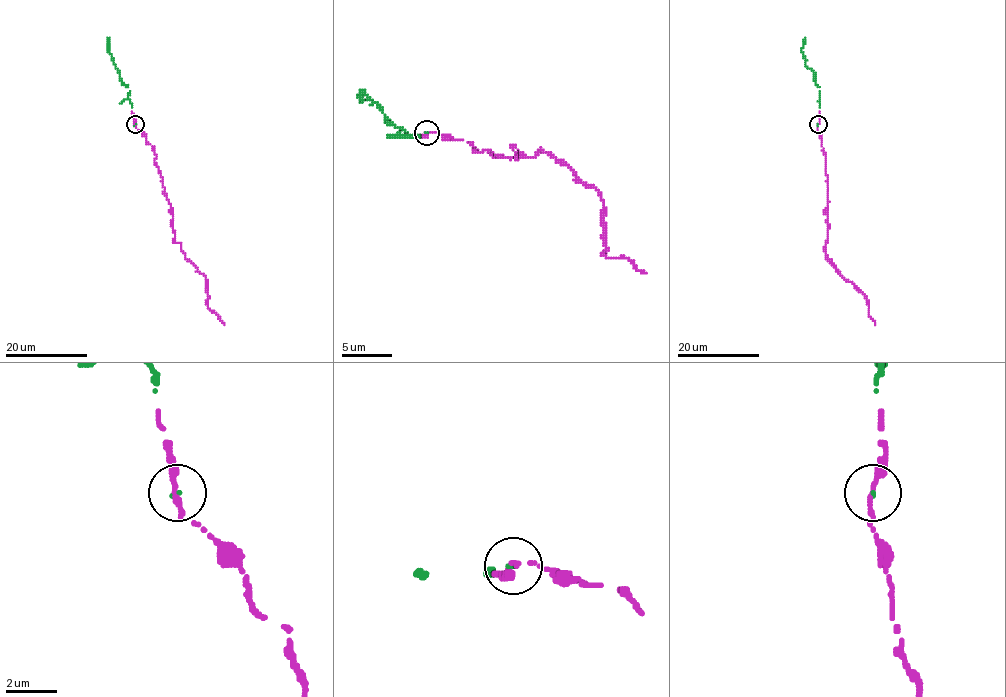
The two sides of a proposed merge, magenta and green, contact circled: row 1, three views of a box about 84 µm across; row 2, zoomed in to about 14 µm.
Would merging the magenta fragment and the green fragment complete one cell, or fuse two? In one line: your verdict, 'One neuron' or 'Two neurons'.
One neuron

